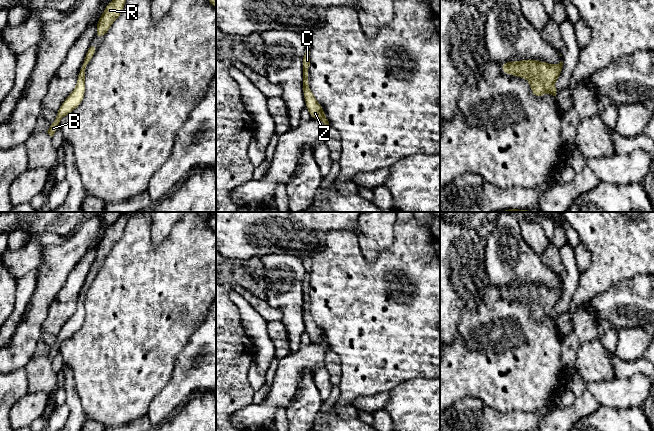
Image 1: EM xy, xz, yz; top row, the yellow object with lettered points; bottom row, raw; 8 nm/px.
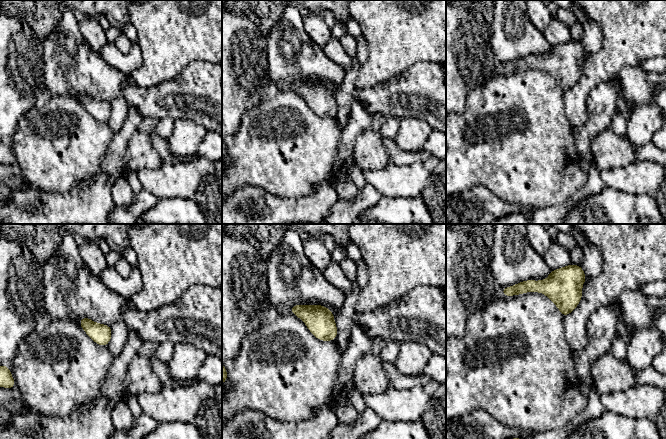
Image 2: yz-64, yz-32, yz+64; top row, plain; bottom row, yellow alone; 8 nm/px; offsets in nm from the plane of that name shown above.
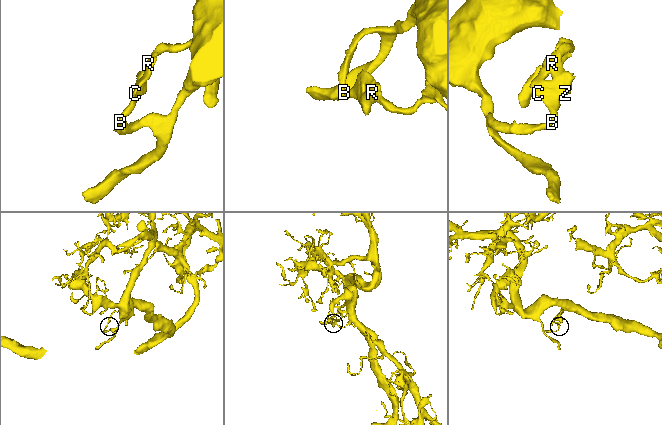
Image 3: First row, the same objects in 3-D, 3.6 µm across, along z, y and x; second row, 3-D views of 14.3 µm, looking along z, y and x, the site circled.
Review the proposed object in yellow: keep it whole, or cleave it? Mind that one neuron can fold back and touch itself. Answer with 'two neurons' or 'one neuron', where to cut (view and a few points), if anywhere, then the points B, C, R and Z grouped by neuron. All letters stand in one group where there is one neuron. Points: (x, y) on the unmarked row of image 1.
one neuron; no cut; B C R Z

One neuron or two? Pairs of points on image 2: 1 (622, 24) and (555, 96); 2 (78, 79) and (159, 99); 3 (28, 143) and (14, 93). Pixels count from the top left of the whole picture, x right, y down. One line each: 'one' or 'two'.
1: two
2: one
3: two

